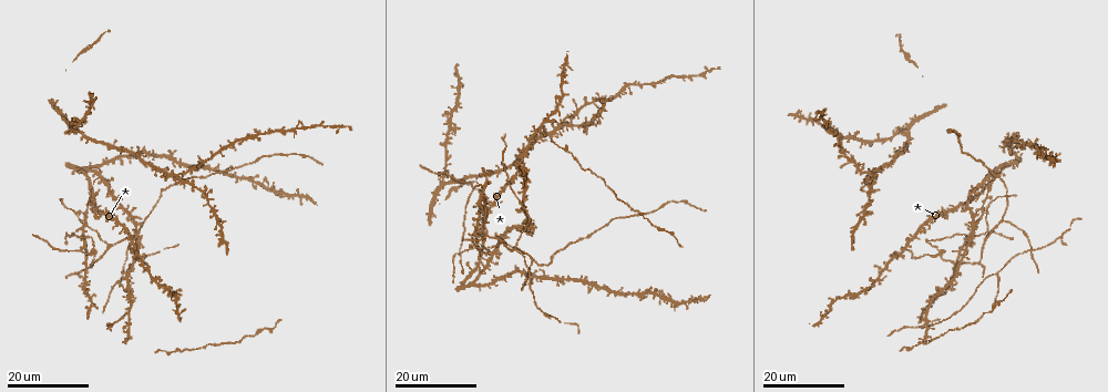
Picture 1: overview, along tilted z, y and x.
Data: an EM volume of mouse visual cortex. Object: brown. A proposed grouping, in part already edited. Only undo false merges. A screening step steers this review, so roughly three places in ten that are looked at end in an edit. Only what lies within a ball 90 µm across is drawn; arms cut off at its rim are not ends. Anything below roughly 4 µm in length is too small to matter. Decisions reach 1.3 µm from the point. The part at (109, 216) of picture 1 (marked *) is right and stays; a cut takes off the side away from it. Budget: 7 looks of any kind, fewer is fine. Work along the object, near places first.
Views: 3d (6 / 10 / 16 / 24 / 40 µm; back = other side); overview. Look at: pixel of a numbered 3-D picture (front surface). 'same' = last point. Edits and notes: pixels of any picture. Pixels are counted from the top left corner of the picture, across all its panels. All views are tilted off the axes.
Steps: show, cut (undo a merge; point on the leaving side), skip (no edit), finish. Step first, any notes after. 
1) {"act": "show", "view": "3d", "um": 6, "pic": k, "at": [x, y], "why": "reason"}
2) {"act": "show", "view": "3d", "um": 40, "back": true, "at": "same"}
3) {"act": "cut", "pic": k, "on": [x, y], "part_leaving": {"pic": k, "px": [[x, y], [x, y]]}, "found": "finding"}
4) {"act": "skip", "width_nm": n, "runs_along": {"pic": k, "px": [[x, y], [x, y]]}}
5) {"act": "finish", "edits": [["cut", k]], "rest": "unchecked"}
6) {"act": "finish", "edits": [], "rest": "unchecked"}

{"act": "show", "view": "3d", "um": 16, "pic": 1, "at": [687, 204], "why": "calibre changes"}

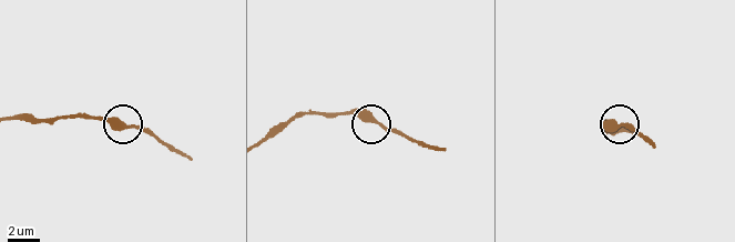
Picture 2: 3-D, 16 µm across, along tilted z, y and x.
{"act": "show", "view": "3d", "um": 6, "pic": 2, "at": [379, 121]}

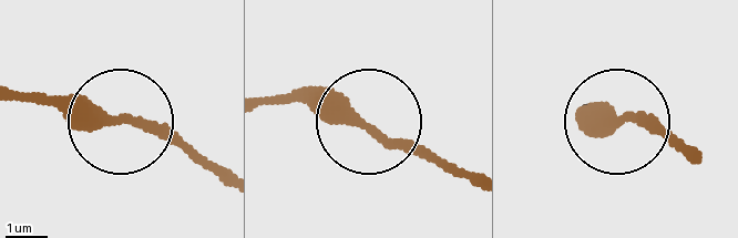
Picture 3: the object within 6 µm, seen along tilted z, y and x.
{"act": "show", "view": "3d", "um": 6, "back": true, "pic": 3, "at": [114, 118], "why": "from behind"}

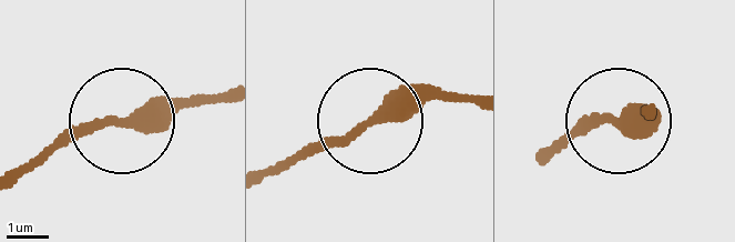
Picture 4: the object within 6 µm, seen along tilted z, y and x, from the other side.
{"act": "skip", "runs_along": {"pic": 4, "px": [[222, 98], [159, 99], [68, 130], [42, 151]]}, "found": "all the same cell"}

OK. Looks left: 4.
{"act": "show", "view": "3d", "um": 24, "pic": 1, "at": [90, 192], "why": "a fork"}

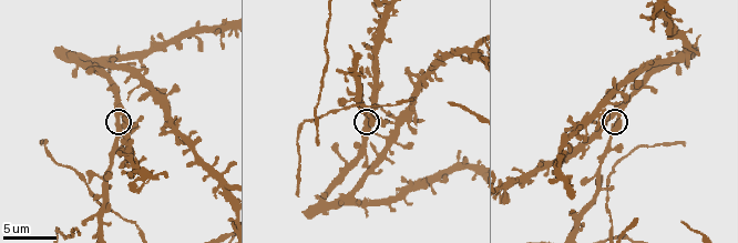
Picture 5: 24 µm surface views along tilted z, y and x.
{"act": "show", "view": "3d", "um": 10, "pic": 5, "at": [367, 120], "why": "closer look"}

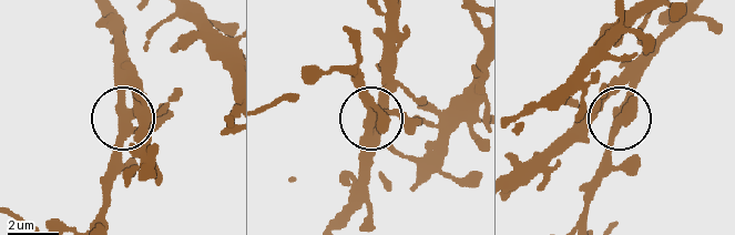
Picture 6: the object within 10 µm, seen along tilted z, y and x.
{"act": "show", "view": "3d", "um": 10, "back": true, "pic": 6, "at": [371, 118], "why": "from behind"}

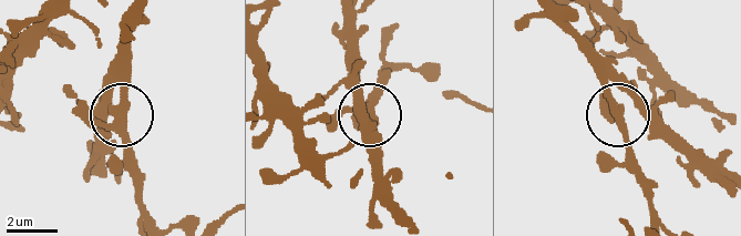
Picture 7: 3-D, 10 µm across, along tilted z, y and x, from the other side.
{"act": "skip", "arms": 3, "runs_along": {"pic": 7, "px": [[347, 12], [354, 96], [371, 113], [371, 96]]}, "found": "continuous, no second cell"}

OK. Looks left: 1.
{"act": "finish", "edits": [], "rest": "unchecked"}

